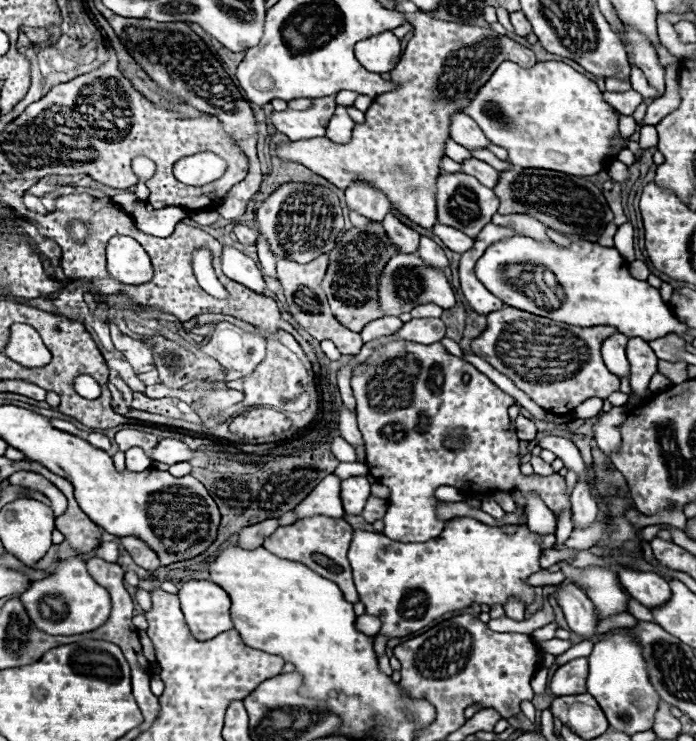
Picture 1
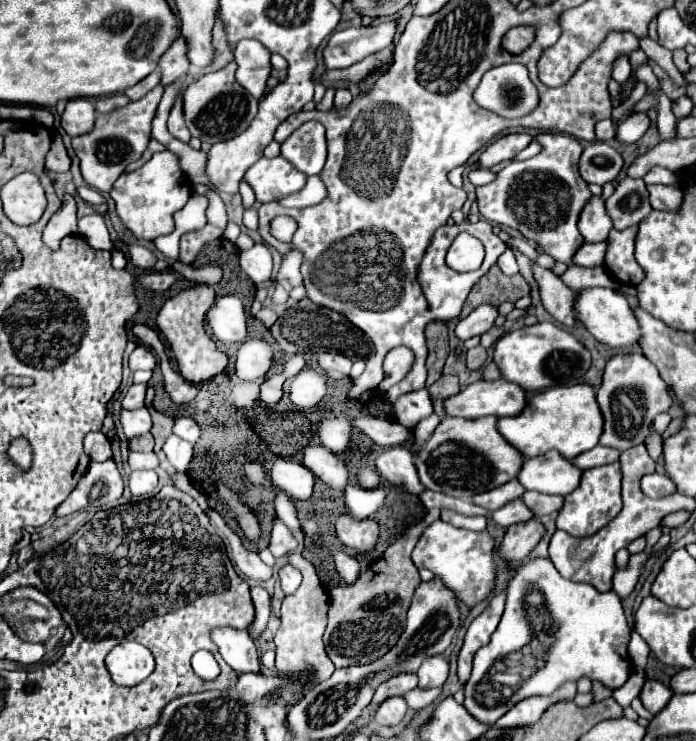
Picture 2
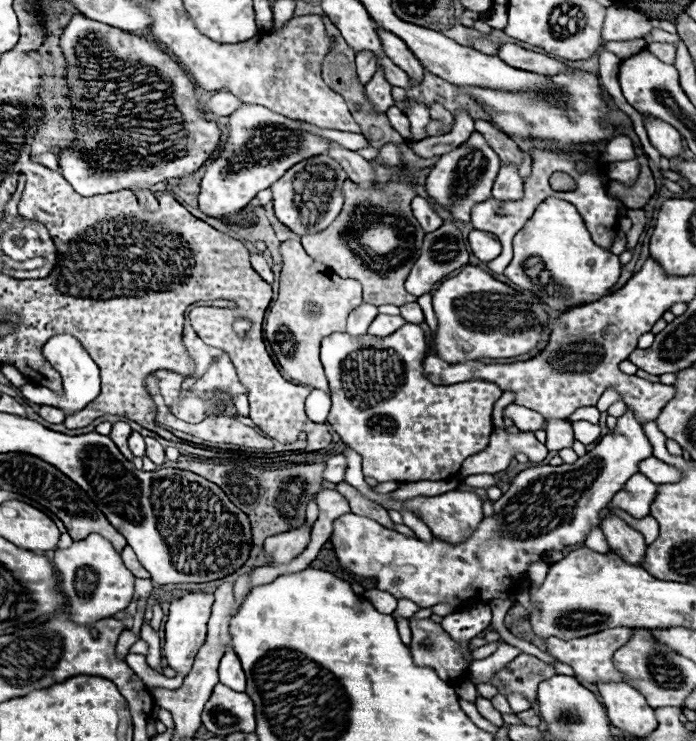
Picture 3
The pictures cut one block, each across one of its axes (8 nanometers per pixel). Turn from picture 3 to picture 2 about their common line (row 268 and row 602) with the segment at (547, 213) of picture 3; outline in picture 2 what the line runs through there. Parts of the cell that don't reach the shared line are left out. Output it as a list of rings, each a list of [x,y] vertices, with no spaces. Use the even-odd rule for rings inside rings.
[[[542,558],[532,560],[524,564],[508,584],[502,620],[496,632],[492,634],[490,642],[482,646],[474,656],[474,668],[466,684],[464,706],[480,722],[494,724],[522,698],[550,696],[562,684],[578,682],[580,678],[602,682],[606,688],[616,690],[632,674],[628,642],[630,642],[630,626],[626,622],[616,592],[598,592],[594,586],[570,582],[560,576],[560,572],[554,568],[550,560]],[[530,594],[538,596],[544,594],[544,596],[536,602],[528,598]],[[546,638],[554,638],[554,642]],[[494,664],[498,672],[498,688],[494,684],[496,680],[486,680]],[[502,688],[518,688],[518,690],[512,692],[512,696],[504,698]],[[486,700],[490,704],[486,704]]]

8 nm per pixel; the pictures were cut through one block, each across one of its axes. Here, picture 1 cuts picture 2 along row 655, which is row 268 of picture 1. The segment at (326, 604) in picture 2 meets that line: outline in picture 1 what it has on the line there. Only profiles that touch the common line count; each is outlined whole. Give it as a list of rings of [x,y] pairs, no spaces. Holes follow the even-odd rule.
[[[320,254],[318,258],[314,258],[314,262],[308,262],[308,264],[298,264],[294,260],[288,260],[288,258],[280,258],[278,264],[276,264],[276,270],[278,270],[278,280],[284,288],[284,296],[286,296],[286,304],[288,304],[288,310],[294,318],[294,322],[298,326],[302,326],[310,336],[314,336],[318,342],[322,340],[332,340],[340,354],[350,354],[350,356],[356,356],[364,342],[360,340],[360,334],[358,332],[352,332],[348,328],[344,328],[336,318],[334,314],[330,312],[330,306],[328,306],[328,300],[326,300],[326,294],[322,292],[320,288],[320,282],[326,274],[326,268],[328,268],[328,256],[326,254]]]

